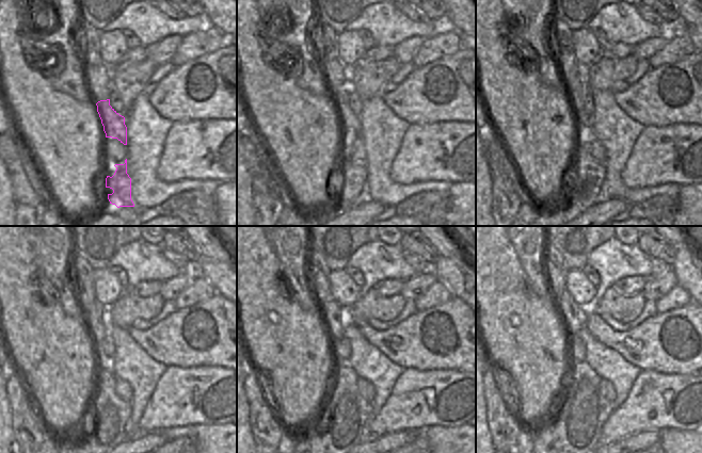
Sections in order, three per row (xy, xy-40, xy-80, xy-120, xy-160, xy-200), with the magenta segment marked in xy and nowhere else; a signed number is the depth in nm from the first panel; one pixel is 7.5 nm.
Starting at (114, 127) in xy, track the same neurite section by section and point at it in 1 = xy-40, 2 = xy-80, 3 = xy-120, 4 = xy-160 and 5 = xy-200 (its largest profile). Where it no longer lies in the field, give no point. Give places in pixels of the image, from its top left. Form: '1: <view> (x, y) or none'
1: xy-40 (350, 122)
2: xy-80 (573, 86)
3: xy-120 (94, 323)
4: xy-160 (331, 310)
5: xy-200 (574, 317)

